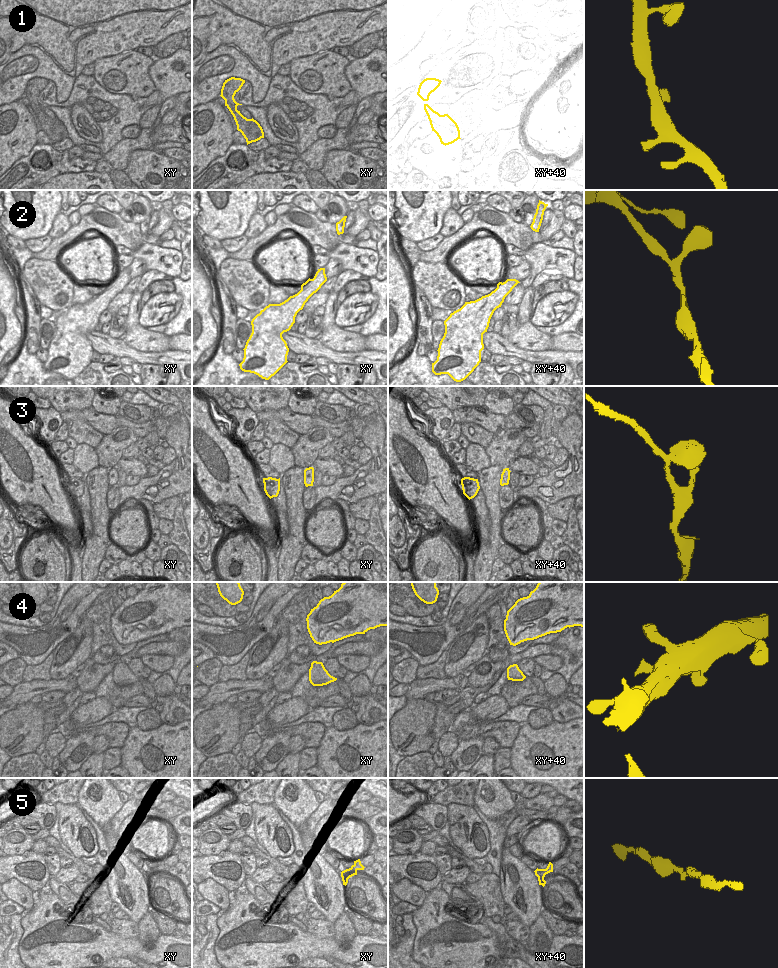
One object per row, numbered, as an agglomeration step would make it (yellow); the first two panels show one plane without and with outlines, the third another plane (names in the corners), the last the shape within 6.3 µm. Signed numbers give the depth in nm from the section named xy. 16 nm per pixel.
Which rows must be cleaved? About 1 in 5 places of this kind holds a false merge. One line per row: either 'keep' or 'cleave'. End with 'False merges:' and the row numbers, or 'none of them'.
1: keep
2: keep
3: keep
4: keep
5: keep
False merges: none of them

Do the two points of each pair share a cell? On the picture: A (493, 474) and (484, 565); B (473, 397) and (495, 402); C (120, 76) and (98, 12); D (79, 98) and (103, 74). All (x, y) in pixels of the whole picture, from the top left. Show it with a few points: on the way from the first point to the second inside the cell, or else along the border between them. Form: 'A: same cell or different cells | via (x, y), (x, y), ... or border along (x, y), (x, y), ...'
A: same cell | via (492, 497), (492, 505), (495, 510), (494, 542)
B: different cells | border along (486, 396), (483, 404)
C: different cells | border along (135, 49), (101, 57), (93, 63)
D: different cells | border along (92, 76), (104, 88), (116, 94)

